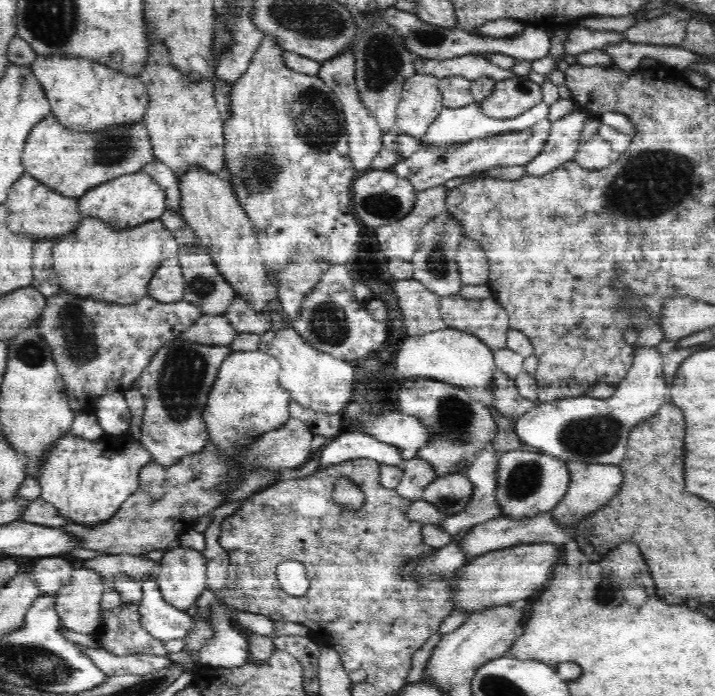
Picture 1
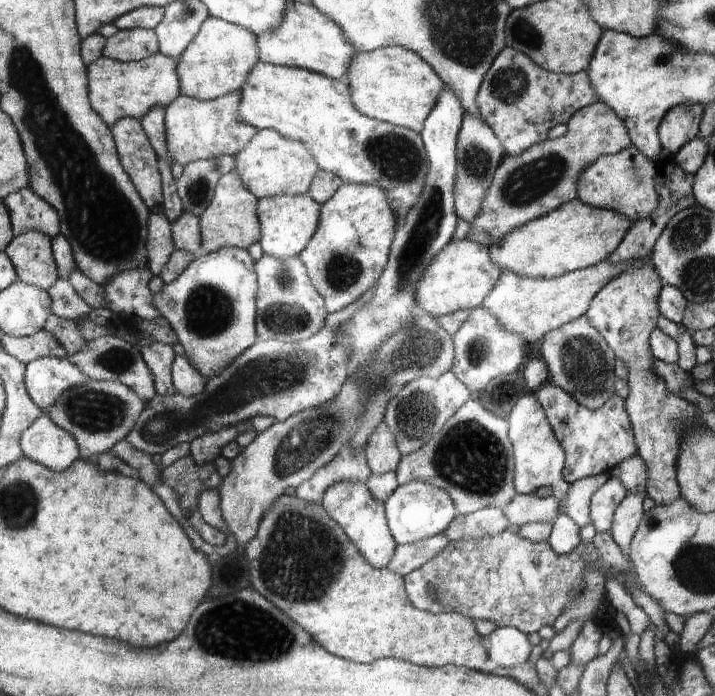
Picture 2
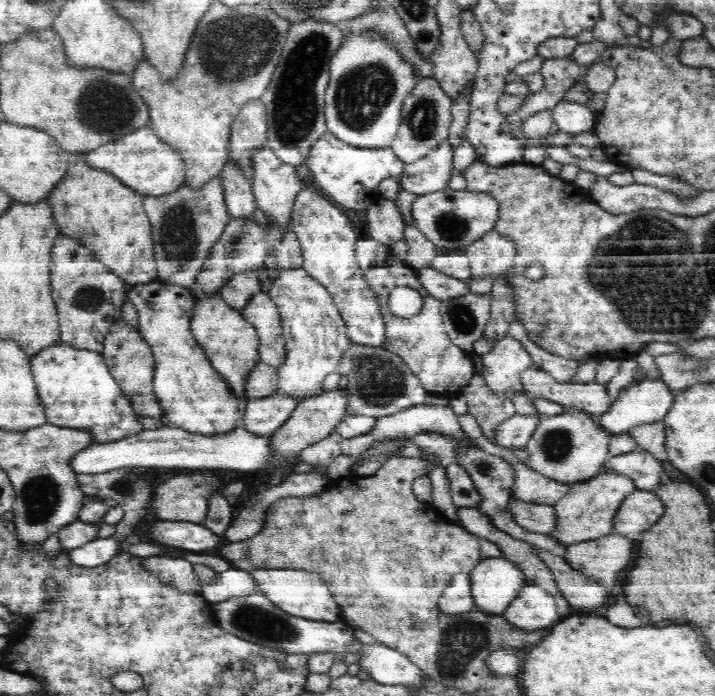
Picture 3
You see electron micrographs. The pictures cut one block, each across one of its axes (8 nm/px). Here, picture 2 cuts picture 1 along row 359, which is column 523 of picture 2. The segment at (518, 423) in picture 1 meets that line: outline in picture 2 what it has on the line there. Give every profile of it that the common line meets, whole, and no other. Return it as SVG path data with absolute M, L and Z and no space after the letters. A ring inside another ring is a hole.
M498 627L485 640L489 658L500 667L524 665L533 656L528 635L514 627Z

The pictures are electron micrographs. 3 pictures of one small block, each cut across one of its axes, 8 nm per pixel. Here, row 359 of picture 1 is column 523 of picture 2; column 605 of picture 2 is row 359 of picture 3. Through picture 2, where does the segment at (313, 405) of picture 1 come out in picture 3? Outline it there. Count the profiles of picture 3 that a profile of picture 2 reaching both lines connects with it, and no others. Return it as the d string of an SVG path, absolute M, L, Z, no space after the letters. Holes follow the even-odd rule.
M261 291L252 296L241 314L258 333L259 360L272 368L279 368L285 362L286 345L282 340L281 315L269 293Z

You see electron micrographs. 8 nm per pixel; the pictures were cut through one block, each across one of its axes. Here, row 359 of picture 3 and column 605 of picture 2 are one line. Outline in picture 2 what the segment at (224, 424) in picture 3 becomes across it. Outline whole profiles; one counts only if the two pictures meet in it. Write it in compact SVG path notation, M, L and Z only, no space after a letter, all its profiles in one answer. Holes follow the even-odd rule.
M631 145L614 155L600 155L592 166L582 170L577 198L593 207L618 211L636 224L642 218L652 217L661 204L655 184L657 173L656 162Z

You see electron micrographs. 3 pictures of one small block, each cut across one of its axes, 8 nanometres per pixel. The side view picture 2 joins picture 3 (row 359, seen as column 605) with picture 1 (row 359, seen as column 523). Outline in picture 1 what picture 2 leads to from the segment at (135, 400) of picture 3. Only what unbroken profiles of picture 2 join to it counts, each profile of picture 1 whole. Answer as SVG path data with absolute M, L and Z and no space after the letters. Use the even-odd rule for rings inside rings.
M172 340L157 350L139 377L139 390L145 406L140 443L151 454L152 460L164 469L176 465L186 456L196 456L209 444L209 432L206 423L202 422L202 414L218 370L231 351L229 345Z

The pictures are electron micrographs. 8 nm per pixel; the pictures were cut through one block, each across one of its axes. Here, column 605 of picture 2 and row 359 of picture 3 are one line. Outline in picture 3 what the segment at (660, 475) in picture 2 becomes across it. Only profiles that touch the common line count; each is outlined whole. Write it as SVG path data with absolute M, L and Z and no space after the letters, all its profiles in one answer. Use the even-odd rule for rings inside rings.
M304 266L282 269L268 293L281 315L282 340L286 345L285 362L276 368L277 392L294 395L299 403L324 392L324 378L328 373L336 372L343 352L353 342L347 337L346 324L329 290L306 273Z

